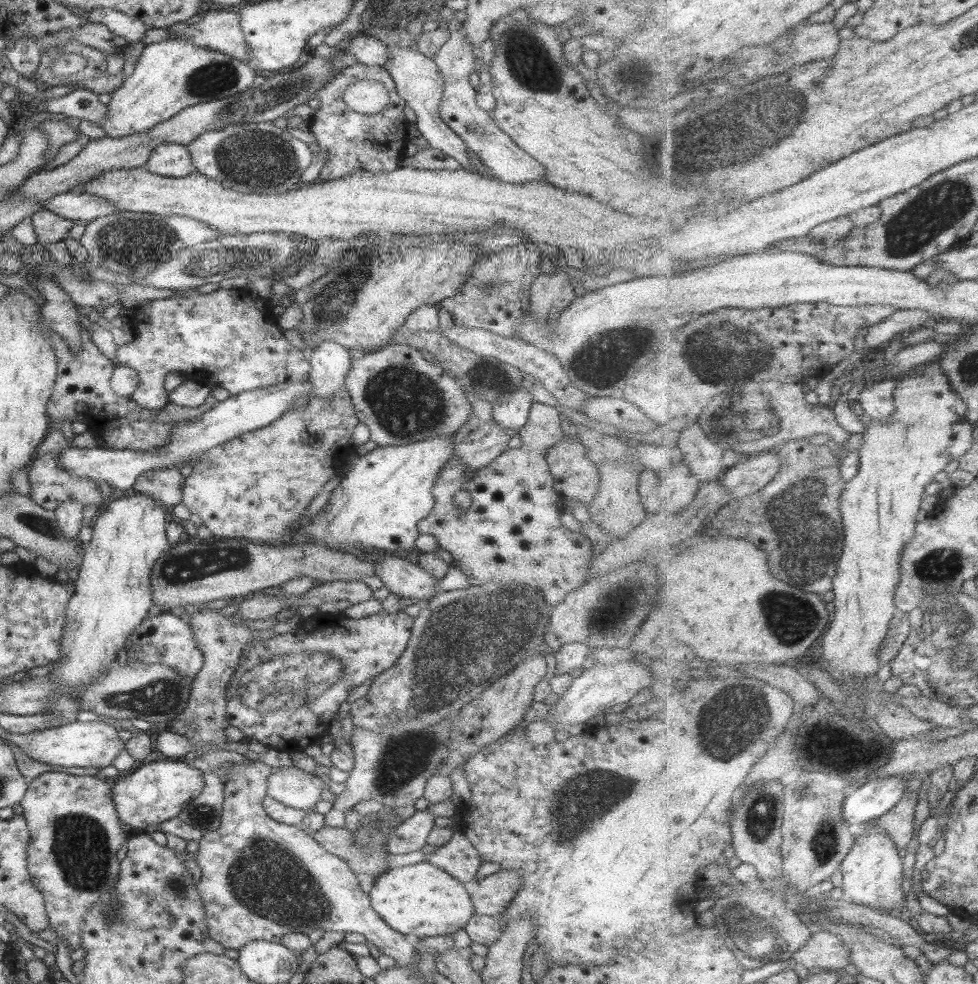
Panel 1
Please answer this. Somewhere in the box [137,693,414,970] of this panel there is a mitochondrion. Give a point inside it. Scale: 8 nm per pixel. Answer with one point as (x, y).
(268, 878)

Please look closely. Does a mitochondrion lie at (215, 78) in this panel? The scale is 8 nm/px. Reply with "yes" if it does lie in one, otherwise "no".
yes

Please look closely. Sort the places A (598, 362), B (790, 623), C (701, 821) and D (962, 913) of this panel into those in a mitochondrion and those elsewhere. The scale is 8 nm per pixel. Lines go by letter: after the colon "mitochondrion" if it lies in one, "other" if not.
A: mitochondrion
B: mitochondrion
C: other
D: other

